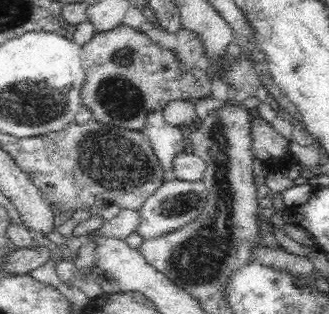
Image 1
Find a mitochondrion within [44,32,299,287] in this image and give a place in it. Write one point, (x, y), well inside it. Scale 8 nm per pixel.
(109, 158)

